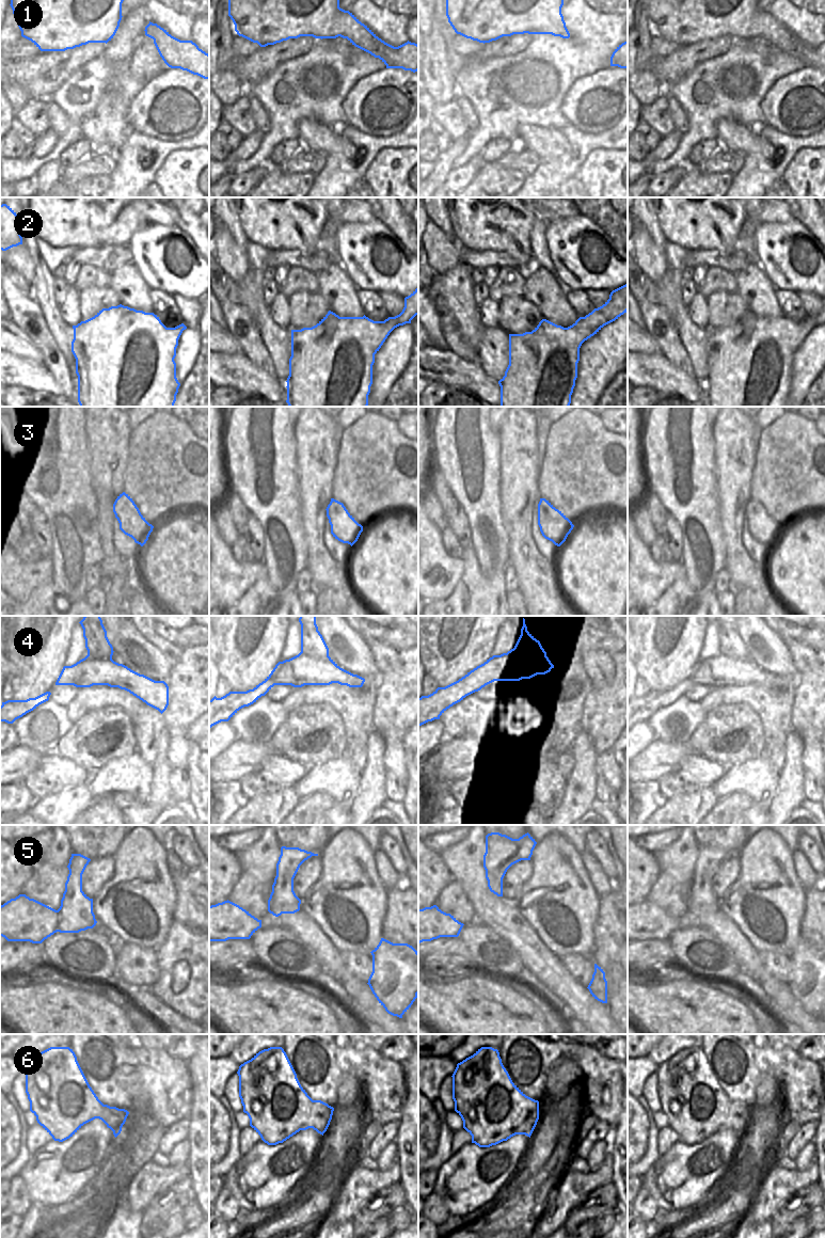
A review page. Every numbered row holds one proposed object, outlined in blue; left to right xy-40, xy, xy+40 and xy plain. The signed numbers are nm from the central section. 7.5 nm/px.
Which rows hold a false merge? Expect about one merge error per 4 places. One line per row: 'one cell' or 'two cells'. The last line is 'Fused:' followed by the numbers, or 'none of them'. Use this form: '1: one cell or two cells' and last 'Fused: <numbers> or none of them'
1: one cell
2: one cell
3: one cell
4: one cell
5: one cell
6: one cell
Fused: none of them

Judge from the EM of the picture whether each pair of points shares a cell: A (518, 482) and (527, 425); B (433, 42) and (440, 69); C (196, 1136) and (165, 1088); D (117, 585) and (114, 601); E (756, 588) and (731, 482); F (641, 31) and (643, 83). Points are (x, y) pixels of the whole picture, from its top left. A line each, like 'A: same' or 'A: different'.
A: same
B: same
C: different
D: same
E: same
F: same

